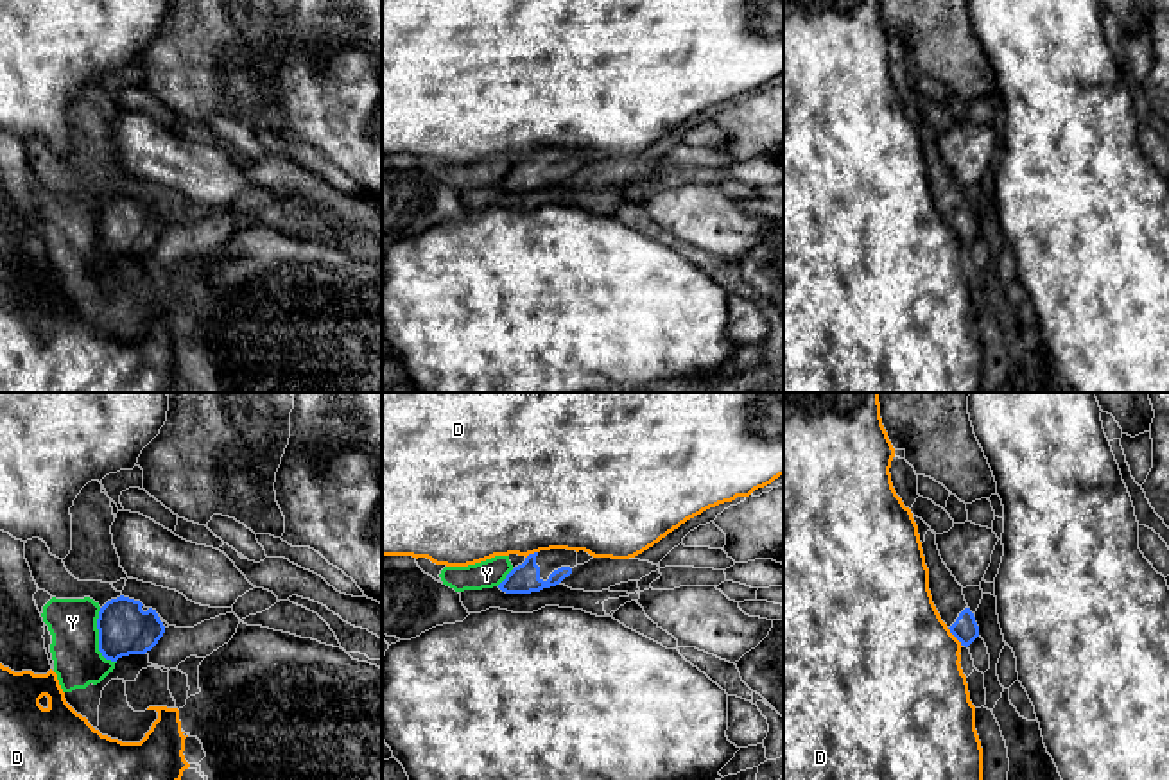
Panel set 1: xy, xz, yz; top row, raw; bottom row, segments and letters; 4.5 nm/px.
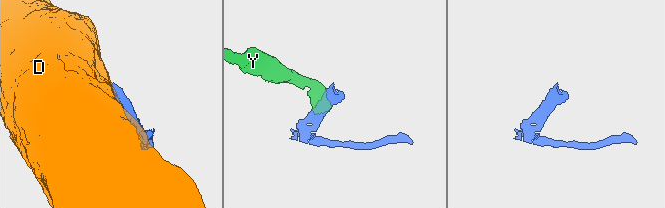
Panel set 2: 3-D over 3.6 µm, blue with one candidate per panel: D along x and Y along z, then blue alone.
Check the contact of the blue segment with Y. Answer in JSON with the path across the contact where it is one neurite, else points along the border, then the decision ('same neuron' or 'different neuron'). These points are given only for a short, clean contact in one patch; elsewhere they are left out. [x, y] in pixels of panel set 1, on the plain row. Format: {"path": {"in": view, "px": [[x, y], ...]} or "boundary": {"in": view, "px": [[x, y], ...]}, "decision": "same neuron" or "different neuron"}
{"boundary": {"in": "xy", "px": [[99, 207], [97, 248], [115, 260]]}, "decision": "different neuron"}

